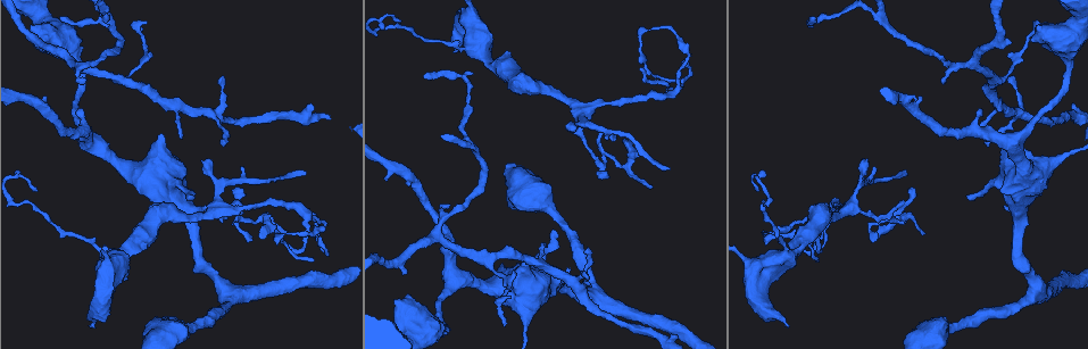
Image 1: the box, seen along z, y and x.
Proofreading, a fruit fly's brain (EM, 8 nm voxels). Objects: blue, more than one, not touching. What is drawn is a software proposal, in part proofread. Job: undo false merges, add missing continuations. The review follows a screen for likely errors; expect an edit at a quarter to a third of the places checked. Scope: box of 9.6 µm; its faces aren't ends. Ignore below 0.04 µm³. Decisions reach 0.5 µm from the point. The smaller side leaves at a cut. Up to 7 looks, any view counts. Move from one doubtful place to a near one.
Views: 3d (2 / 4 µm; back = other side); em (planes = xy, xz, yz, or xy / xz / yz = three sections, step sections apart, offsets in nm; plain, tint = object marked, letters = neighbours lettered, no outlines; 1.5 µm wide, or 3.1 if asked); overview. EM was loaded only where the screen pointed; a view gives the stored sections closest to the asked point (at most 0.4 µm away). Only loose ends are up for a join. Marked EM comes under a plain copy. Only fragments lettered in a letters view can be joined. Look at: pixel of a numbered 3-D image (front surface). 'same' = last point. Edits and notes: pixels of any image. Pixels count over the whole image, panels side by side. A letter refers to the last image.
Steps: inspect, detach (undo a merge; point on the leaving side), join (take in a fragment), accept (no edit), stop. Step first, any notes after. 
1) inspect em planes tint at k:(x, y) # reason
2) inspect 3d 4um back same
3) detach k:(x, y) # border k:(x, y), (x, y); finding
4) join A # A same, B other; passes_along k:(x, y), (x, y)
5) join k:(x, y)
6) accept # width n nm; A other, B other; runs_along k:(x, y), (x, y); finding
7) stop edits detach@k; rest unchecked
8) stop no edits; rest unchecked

inspect 3d 2um at 1:(143, 235) # sudden change in width

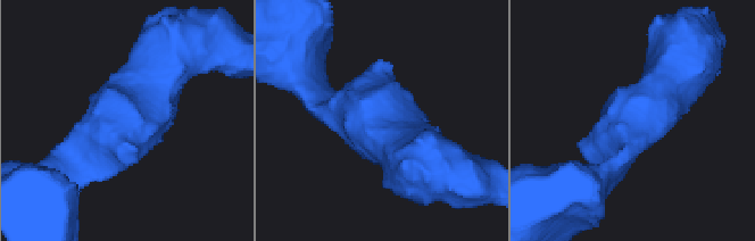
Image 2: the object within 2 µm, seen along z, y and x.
inspect em yz step 4 tint at 2:(644, 112)

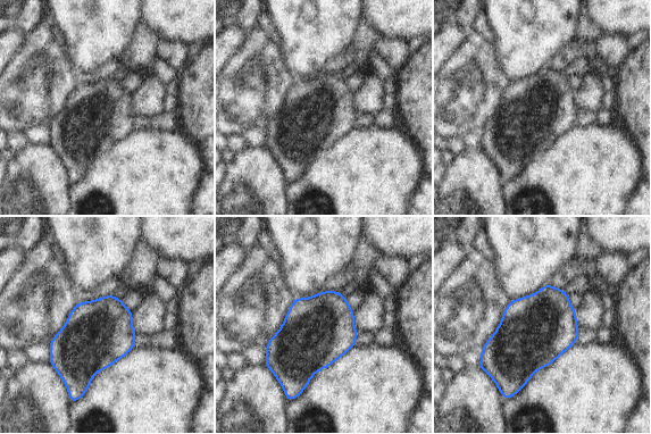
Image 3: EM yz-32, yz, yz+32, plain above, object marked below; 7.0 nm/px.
inspect em planes letters same

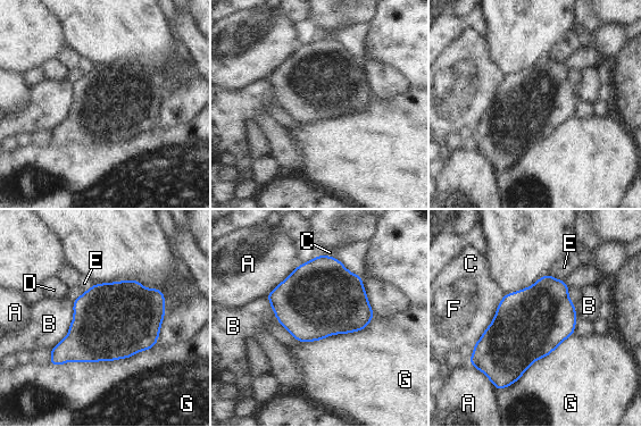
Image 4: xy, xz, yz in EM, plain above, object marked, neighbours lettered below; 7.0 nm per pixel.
accept # A other, B other, C other, D other, E other, F other, G other; border 4:(156, 343), (109, 361), (51, 365); one neuron here

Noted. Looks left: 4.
inspect 3d 4um at 1:(861, 160) # tapers out

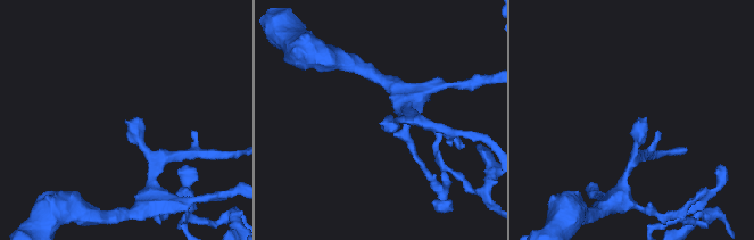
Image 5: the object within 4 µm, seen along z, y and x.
inspect em xy step 4 letters at 5:(640, 123)

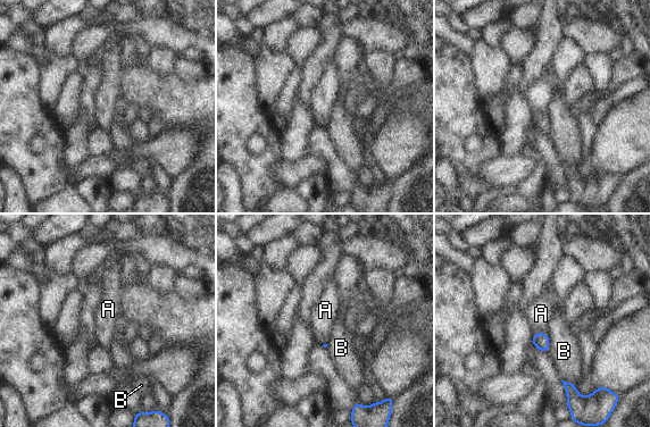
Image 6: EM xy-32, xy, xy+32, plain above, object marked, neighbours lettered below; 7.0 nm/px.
inspect em planes letters same

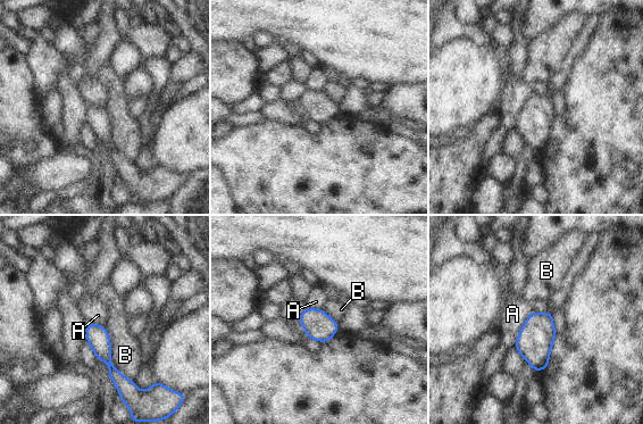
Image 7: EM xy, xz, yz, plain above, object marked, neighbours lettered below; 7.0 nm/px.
accept # A other, B other; runs_along 7:(90, 326), (114, 374), (124, 387); no lettered fragment goes on from it

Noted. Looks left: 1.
inspect em planes letters at 1:(545, 244) # an open end

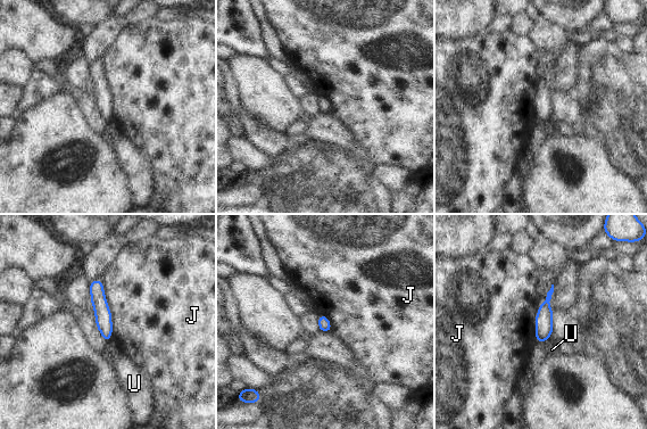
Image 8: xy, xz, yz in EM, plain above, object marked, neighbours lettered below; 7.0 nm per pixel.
accept # width 90 nm; longest_contact J 440 nm; J other, U other; no lettered fragment goes on from it

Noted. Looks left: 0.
stop no edits; rest unchecked

